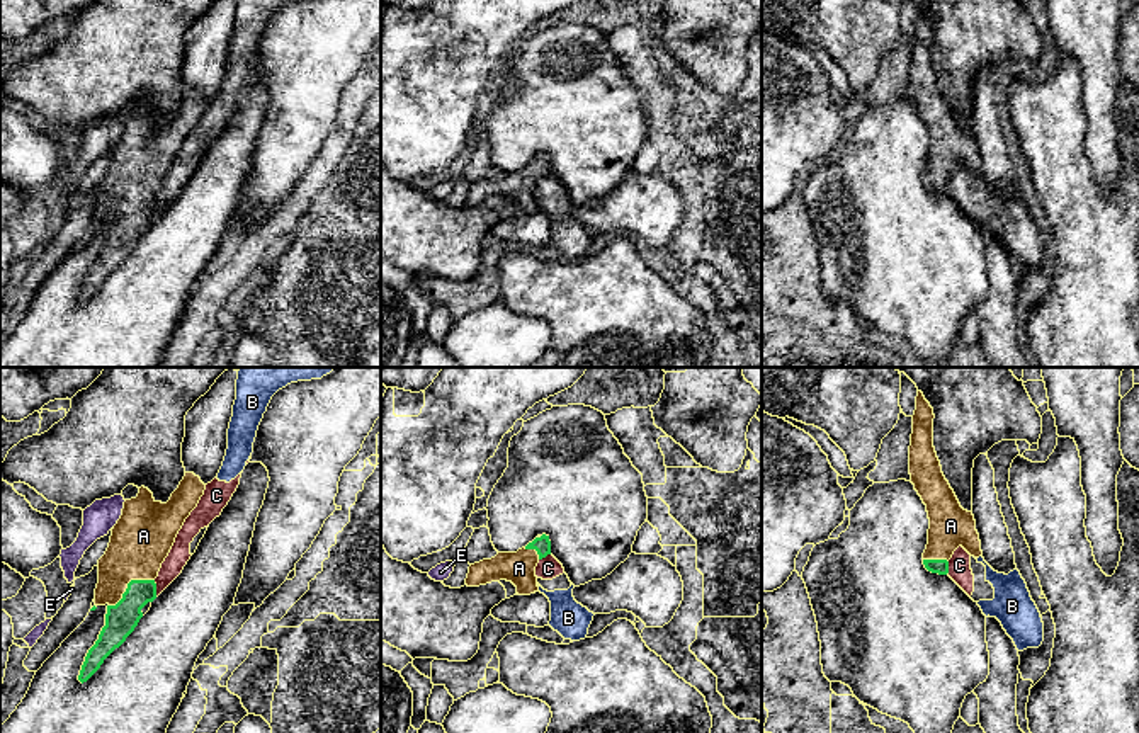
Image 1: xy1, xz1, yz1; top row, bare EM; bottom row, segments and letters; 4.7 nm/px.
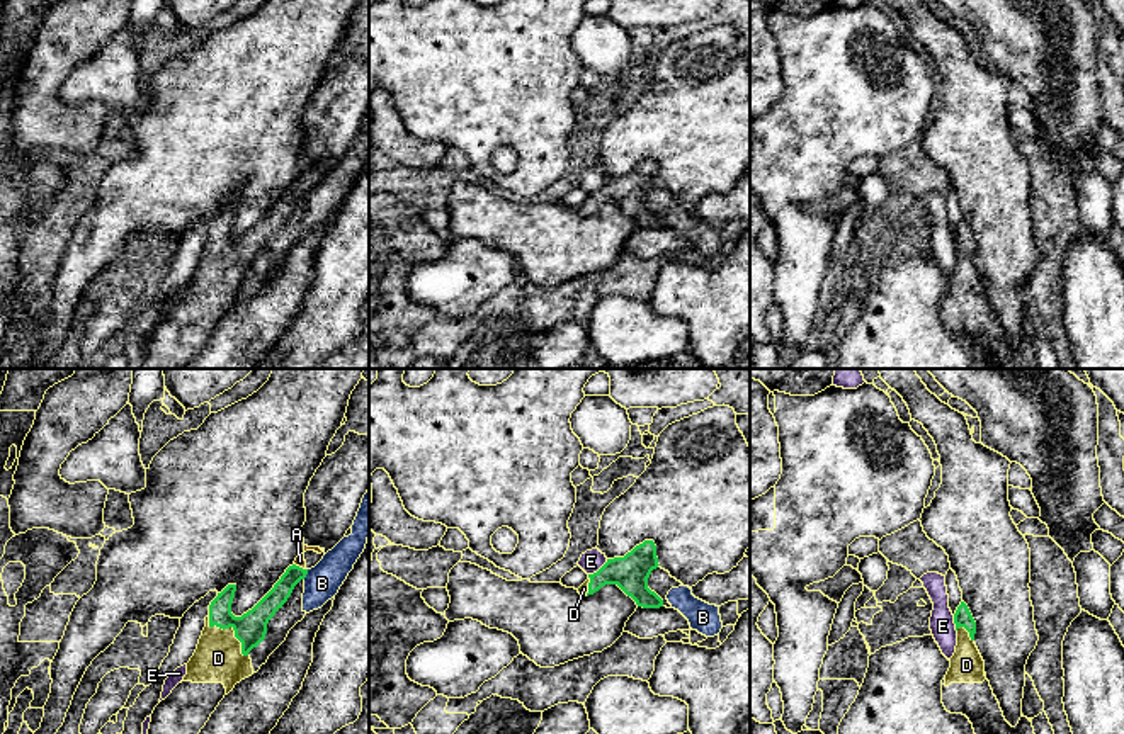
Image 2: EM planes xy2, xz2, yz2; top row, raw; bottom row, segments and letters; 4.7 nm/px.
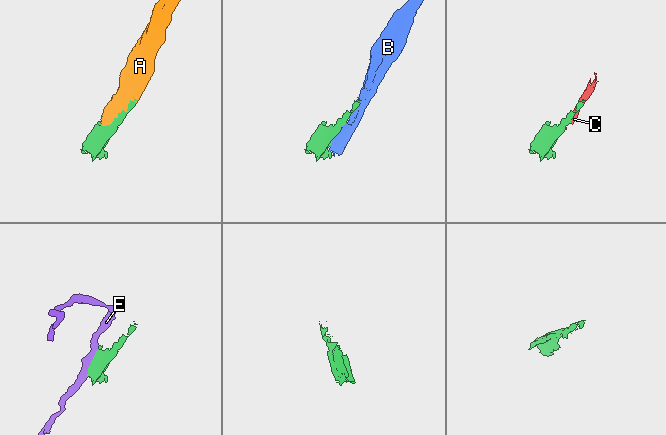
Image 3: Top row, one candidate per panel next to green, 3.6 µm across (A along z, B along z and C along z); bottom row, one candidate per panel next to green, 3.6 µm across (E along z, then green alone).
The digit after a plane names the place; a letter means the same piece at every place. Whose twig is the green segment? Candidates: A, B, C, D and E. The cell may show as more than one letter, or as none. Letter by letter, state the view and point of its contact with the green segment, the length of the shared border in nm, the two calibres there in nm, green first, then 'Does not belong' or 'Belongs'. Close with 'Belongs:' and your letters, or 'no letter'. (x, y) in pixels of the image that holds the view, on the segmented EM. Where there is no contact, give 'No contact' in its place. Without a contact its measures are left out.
A: Touches green at xy1 (128, 584). Shared border 260 nm. Thickness 150 nm (green) against 280 nm. Belongs
B: Touches green at xy2 (306, 573). Shared border 50 nm. Thickness 90 nm (green) against 170 nm. Does not belong
C: Touches green at xy1 (155, 589). Shared border 80 nm. Thickness 150 nm (green) against 100 nm. Does not belong
D: Touches green at xy2 (233, 629). Shared border 280 nm. Thickness 150 nm (green) against 220 nm. Does not belong
E: Touches green at xz2 (599, 570). Shared border 120 nm. Thickness 170 nm (green) against 100 nm. Does not belong
Belongs: A

